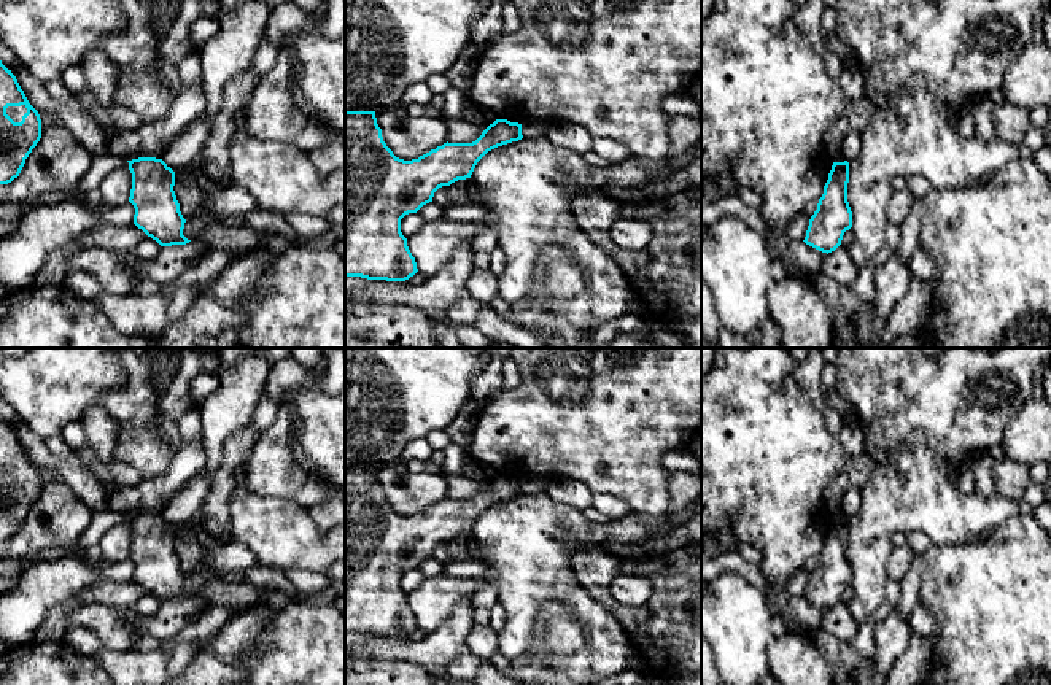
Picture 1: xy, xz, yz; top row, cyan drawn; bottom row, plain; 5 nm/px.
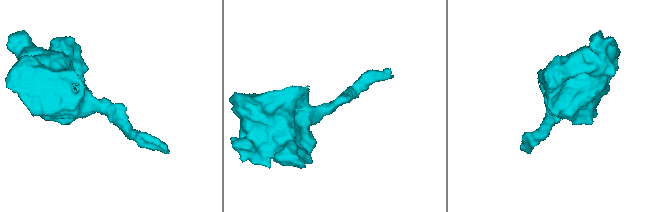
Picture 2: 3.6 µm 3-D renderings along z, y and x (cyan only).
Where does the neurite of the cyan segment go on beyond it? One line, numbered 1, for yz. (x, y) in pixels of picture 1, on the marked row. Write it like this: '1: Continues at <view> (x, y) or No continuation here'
1: No continuation here

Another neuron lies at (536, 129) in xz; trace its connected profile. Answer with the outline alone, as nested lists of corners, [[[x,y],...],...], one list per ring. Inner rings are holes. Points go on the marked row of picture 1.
[[[523,122],[522,124],[522,135],[523,138],[537,138],[537,137],[545,137],[549,130],[549,122]]]

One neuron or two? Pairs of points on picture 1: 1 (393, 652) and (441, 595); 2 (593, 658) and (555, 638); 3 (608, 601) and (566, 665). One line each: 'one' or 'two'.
1: two
2: two
3: two

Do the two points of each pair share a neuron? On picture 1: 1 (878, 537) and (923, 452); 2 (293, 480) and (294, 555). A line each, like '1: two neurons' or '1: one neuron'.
1: one neuron
2: two neurons

